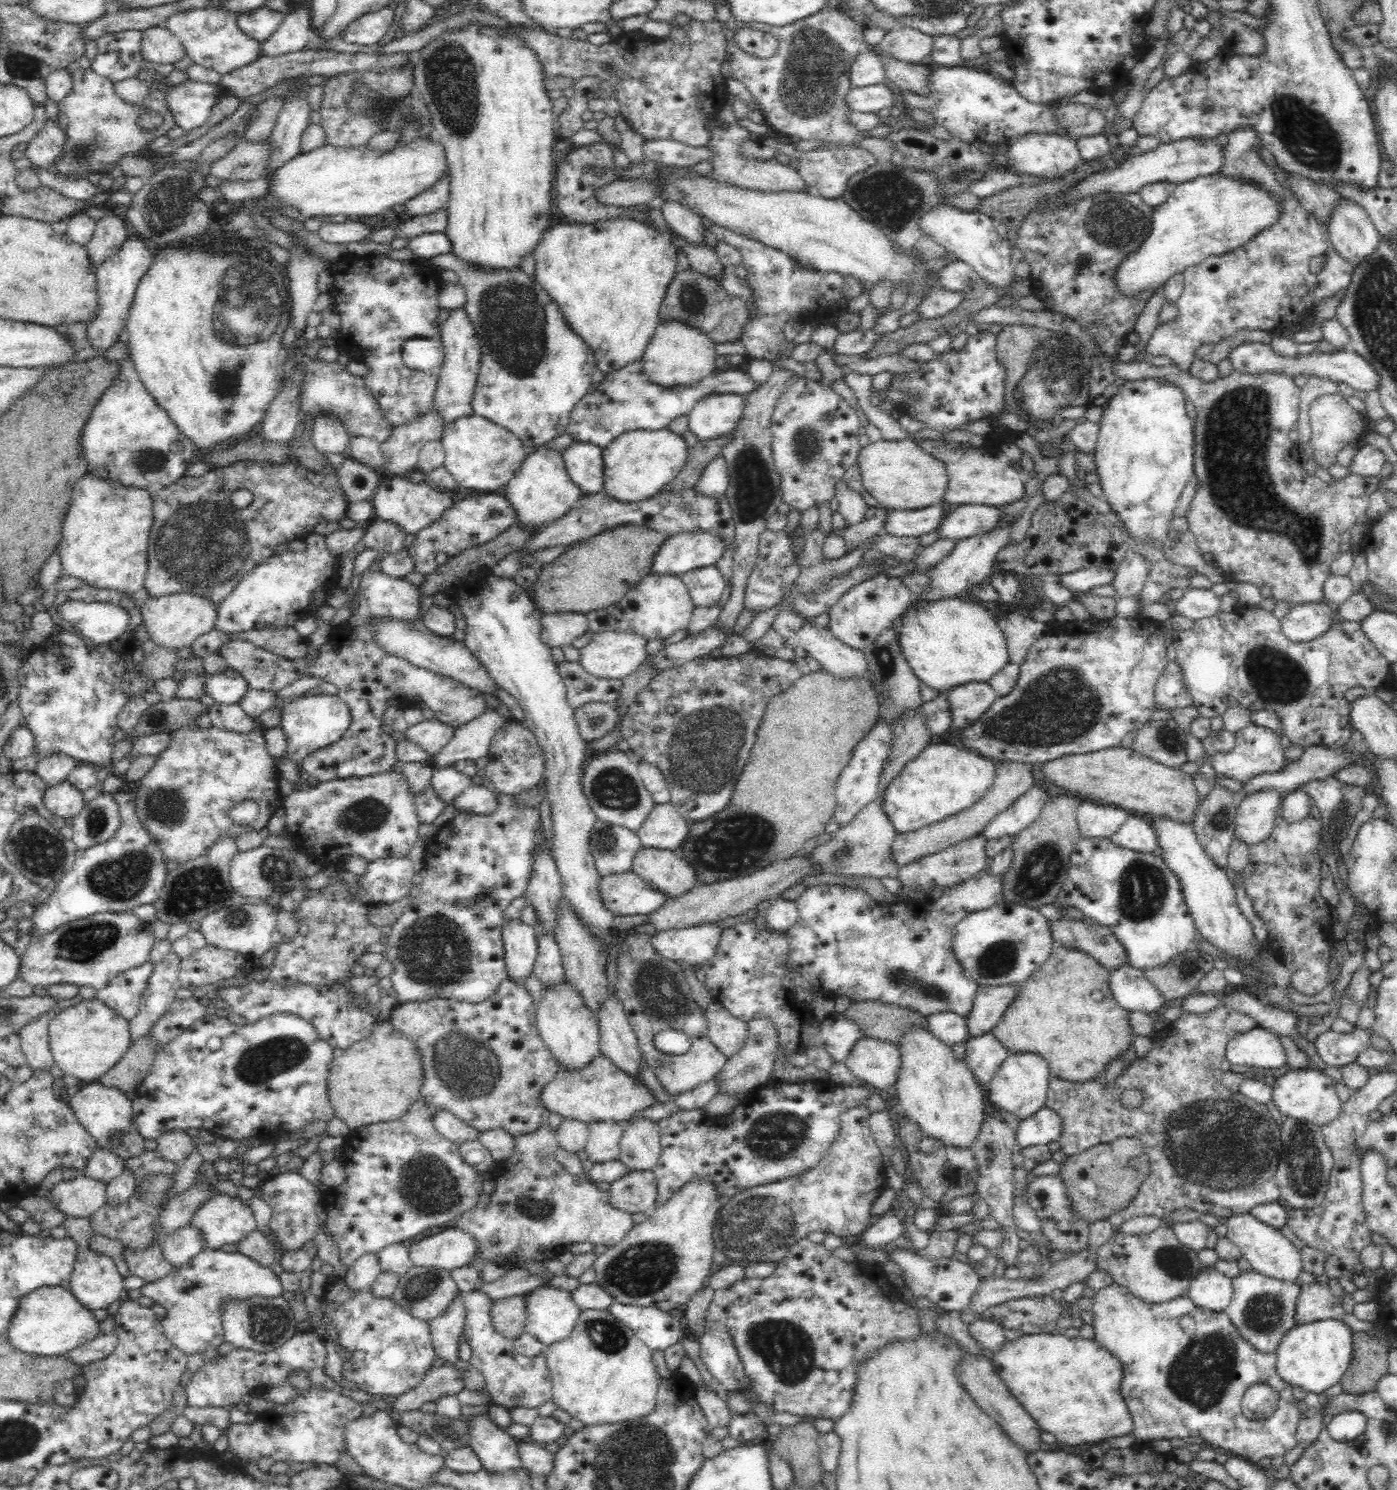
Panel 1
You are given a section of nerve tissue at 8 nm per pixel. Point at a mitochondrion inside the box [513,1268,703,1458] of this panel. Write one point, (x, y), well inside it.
(610, 1337)

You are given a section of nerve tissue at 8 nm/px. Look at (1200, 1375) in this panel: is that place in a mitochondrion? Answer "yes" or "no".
yes

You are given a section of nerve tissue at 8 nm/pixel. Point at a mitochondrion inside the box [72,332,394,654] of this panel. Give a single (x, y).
(204, 543)

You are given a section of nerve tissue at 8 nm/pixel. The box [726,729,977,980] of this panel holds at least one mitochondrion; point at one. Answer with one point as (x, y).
(843, 852)

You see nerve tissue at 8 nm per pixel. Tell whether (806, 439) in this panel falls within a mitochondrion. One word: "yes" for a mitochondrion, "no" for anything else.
yes

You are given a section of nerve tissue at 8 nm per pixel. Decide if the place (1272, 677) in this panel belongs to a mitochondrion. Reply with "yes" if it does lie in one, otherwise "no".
yes

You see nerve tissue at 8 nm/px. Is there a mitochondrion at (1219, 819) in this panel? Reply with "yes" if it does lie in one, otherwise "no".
yes

